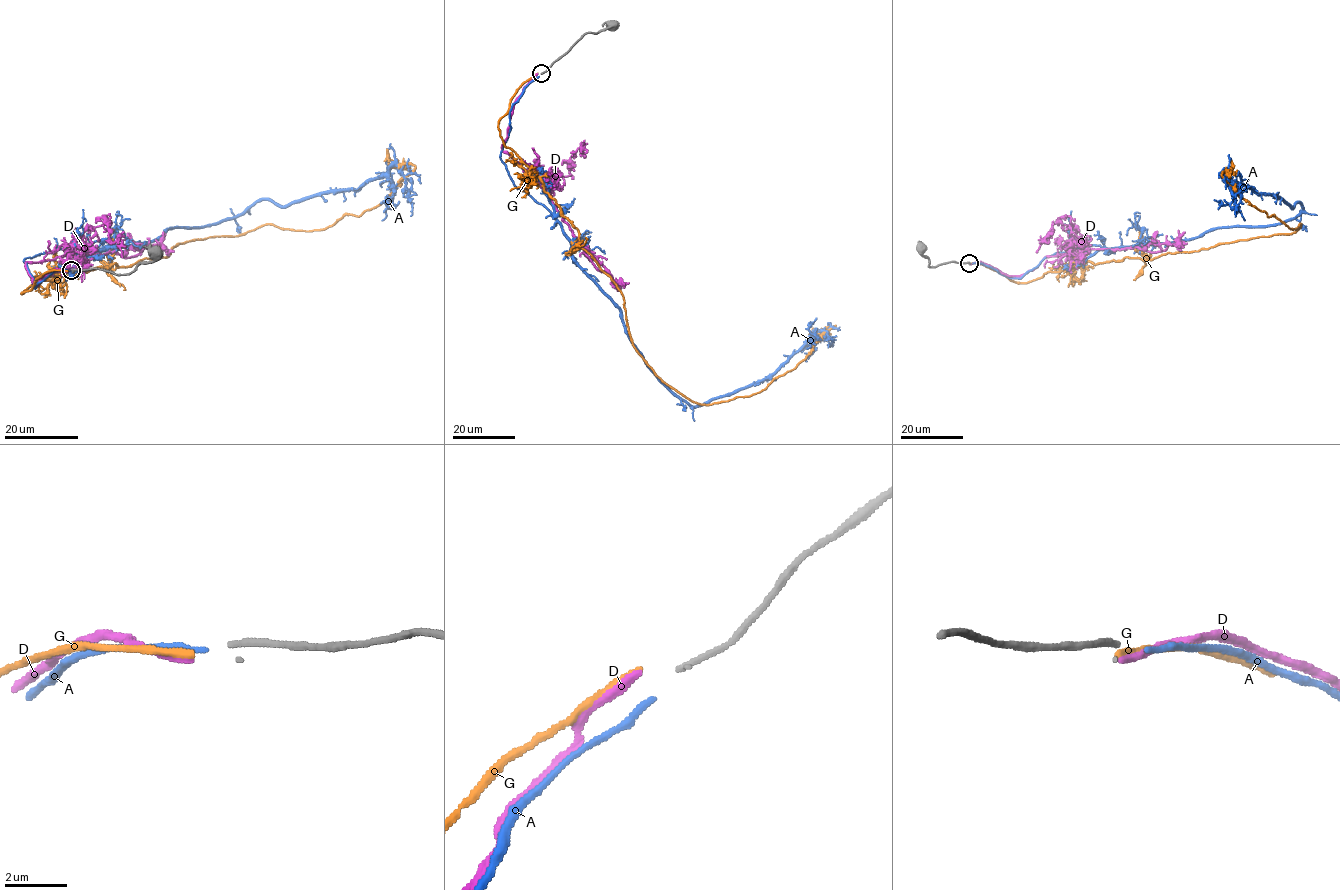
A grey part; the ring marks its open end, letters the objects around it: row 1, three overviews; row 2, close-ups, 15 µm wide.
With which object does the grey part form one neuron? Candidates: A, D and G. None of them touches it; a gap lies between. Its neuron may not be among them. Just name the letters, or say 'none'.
G

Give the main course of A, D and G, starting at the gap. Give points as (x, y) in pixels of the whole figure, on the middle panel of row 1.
A: (539, 76), (512, 105), (501, 160), (674, 393), (698, 406), (769, 378), (816, 330), (831, 339)
D: (537, 73), (515, 102), (501, 149), (542, 188), (578, 241), (621, 289)
G: (537, 73), (499, 120), (503, 144), (621, 292), (662, 380), (705, 405), (748, 397), (834, 325), (810, 333)

